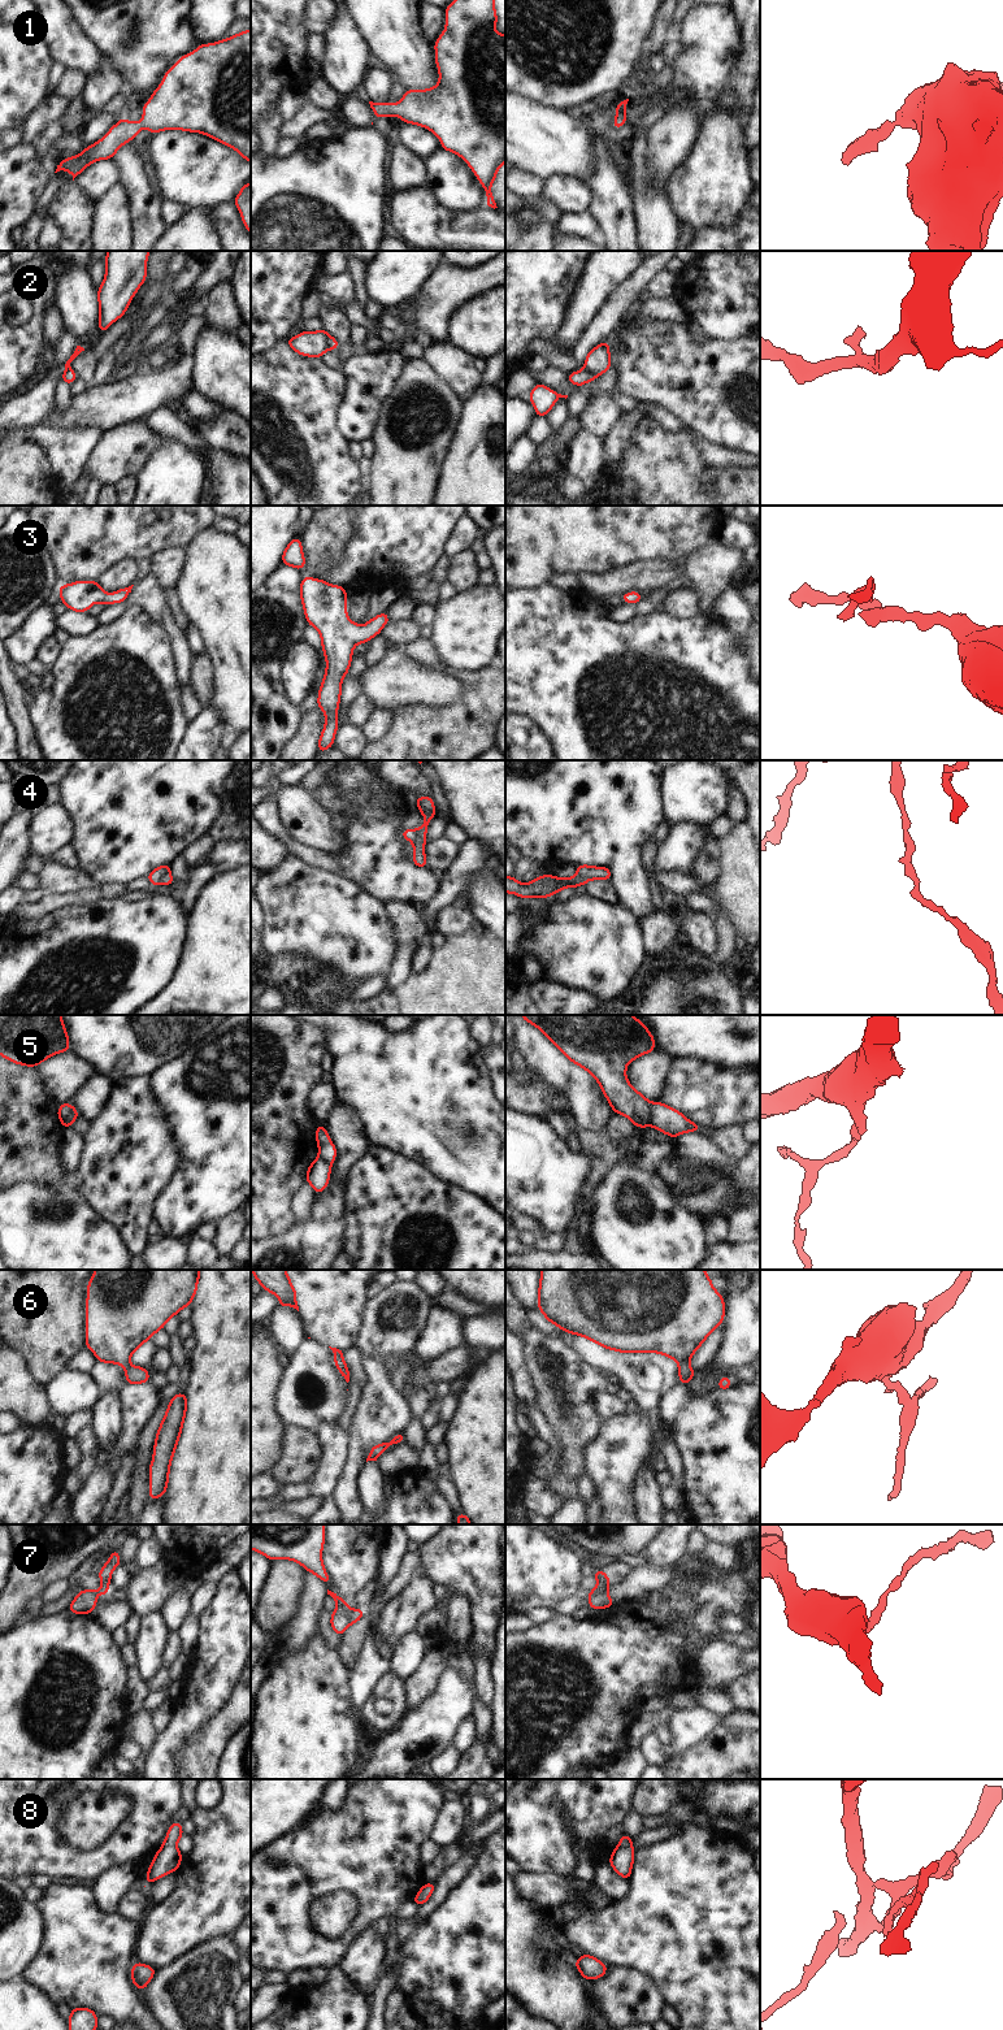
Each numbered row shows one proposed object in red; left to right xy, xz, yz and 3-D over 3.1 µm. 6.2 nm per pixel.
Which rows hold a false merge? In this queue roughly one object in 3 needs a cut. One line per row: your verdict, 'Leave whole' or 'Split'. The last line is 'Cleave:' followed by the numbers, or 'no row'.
1: Leave whole
2: Split
3: Leave whole
4: Split
5: Split
6: Leave whole
7: Split
8: Leave whole
Cleave: 2, 4, 5, 7.

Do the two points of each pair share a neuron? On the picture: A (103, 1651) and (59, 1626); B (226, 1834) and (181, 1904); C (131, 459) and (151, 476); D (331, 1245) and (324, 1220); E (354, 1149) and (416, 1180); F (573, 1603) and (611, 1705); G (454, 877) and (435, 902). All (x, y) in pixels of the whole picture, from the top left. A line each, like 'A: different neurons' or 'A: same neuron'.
A: same neuron
B: same neuron
C: different neurons
D: same neuron
E: different neurons
F: different neurons
G: same neuron

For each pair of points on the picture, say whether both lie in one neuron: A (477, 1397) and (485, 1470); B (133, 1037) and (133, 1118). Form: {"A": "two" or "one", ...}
{"A": "one", "B": "two"}

